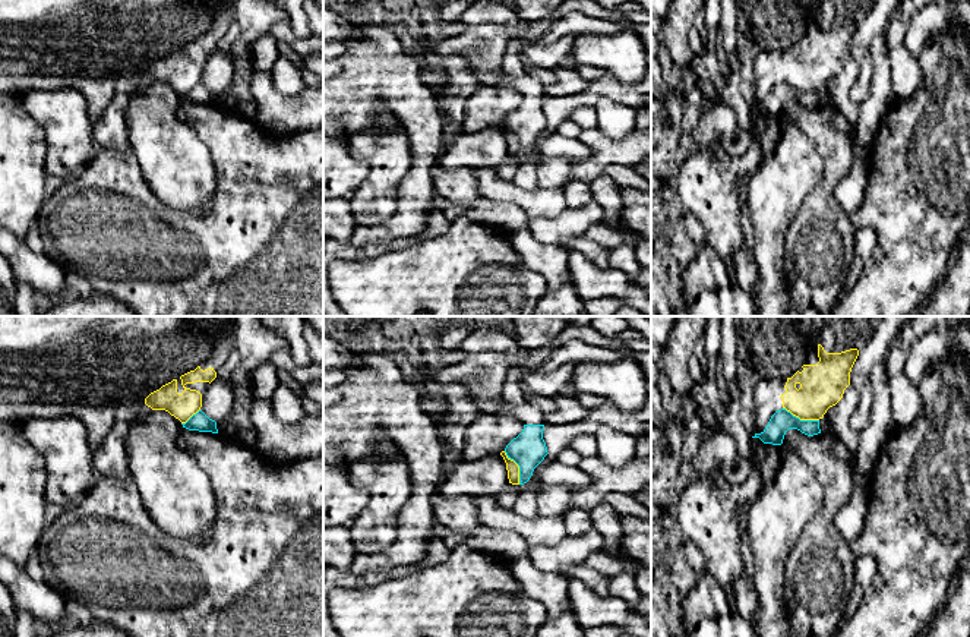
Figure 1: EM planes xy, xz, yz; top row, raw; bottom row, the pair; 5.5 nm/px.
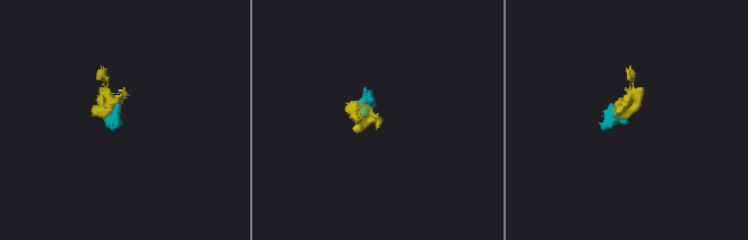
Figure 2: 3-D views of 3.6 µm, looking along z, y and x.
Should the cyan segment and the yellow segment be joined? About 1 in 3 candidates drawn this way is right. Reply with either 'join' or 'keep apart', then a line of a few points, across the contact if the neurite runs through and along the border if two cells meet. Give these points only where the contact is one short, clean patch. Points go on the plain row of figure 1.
keep apart; line xz (504, 123), (518, 138), (520, 155)

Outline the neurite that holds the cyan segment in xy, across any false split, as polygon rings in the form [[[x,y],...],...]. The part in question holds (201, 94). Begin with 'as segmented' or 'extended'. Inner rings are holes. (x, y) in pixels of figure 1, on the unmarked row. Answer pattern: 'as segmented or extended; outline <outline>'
as segmented; outline [[[199,82],[186,95],[181,97],[189,103],[218,105],[217,94],[209,91],[202,82]]]

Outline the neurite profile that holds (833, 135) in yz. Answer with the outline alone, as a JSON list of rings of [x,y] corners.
[[[789,101],[781,119],[806,135],[824,163],[821,182],[806,195],[787,233],[784,271],[790,291],[789,312],[790,316],[828,316],[844,291],[856,245],[857,228],[834,196],[853,164],[854,124],[834,104],[808,108]]]

